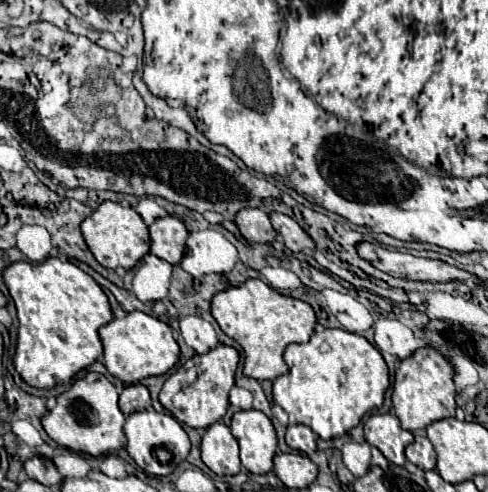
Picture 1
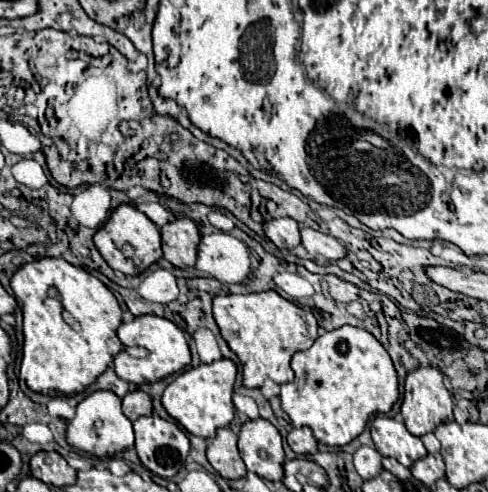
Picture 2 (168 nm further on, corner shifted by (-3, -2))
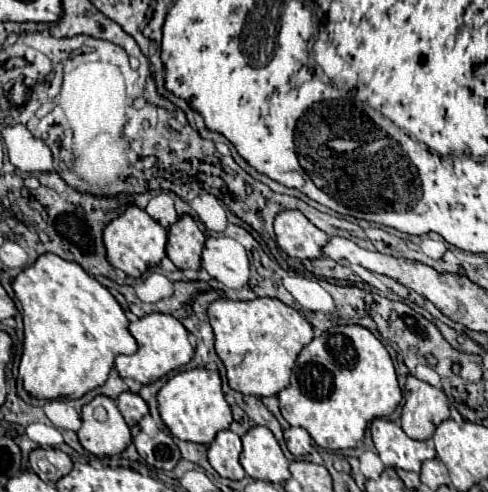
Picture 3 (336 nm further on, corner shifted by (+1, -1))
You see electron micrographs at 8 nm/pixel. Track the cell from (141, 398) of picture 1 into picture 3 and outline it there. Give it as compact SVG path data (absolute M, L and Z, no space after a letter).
M122 392L118 396L116 404L118 404L118 410L122 412L128 426L138 424L138 420L148 414L148 404L134 392Z

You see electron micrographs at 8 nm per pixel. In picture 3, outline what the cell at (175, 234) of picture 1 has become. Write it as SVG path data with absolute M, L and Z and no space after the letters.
M180 216L168 228L168 244L166 256L180 268L180 270L198 270L200 268L200 254L204 248L206 236L198 228L192 216Z

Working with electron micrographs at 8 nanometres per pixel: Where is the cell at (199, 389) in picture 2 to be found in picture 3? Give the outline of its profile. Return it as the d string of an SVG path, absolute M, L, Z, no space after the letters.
M194 368L174 374L158 392L158 408L170 432L176 438L188 442L210 444L220 430L226 430L232 424L232 412L228 402L224 400L222 380L218 370Z

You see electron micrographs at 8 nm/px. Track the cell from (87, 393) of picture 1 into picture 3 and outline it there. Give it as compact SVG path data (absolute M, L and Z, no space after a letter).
M96 396L82 408L82 426L76 432L80 444L94 456L120 454L132 444L132 434L116 402L108 396Z

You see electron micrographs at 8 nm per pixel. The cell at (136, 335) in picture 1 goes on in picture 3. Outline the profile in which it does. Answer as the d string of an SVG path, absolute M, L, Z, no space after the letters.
M146 314L144 318L138 318L136 322L130 322L128 326L130 334L134 336L134 340L138 342L138 350L132 356L116 356L116 370L118 374L126 380L132 378L140 384L150 384L156 382L158 378L166 376L168 372L184 366L186 362L190 362L190 358L194 356L194 348L188 342L188 330L170 314Z

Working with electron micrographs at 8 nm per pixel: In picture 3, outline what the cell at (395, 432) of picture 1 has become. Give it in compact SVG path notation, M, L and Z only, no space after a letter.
M386 418L372 420L370 434L384 466L418 472L426 458L434 458L434 450L428 450L420 440L408 438L398 424Z

